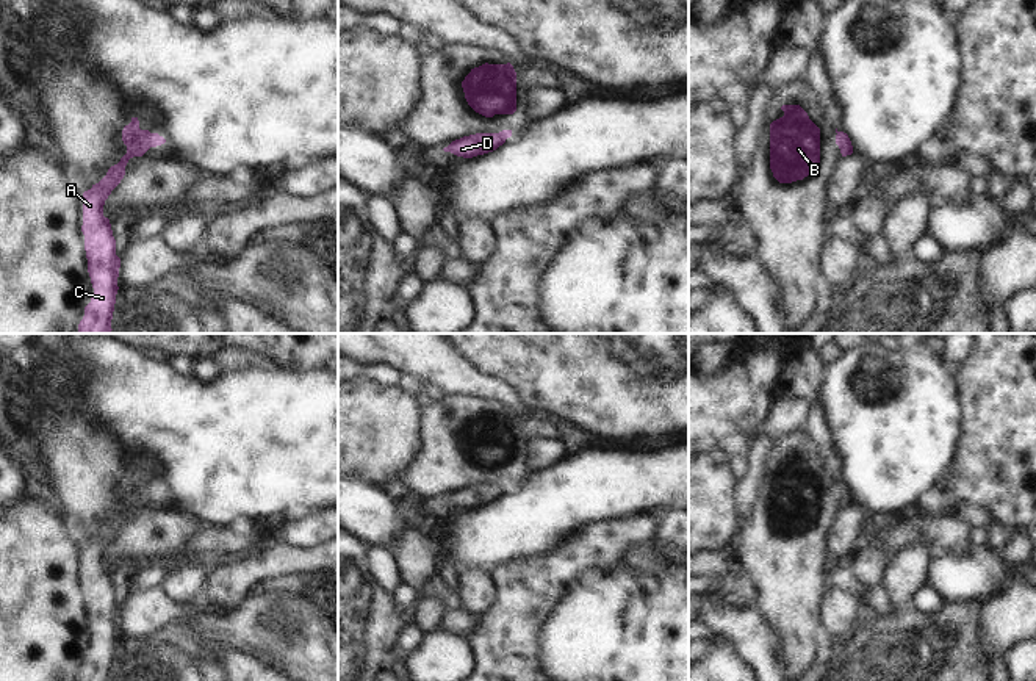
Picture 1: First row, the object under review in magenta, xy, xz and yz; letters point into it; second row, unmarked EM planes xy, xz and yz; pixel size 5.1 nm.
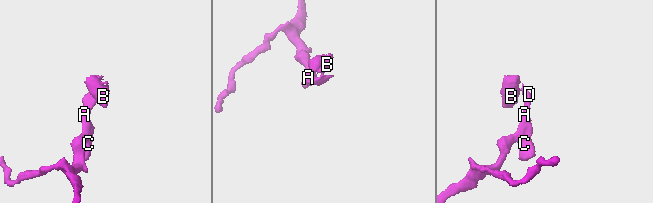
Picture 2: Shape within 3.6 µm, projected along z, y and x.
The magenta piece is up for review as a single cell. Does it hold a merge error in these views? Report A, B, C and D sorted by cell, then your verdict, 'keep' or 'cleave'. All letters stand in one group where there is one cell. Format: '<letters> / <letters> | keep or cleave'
A C D / B | cleave

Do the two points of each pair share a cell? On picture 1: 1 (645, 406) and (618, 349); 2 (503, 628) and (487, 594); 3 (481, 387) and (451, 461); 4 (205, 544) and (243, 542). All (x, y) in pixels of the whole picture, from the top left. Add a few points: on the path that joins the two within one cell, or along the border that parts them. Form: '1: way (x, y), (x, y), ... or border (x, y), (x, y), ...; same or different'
1: way (645, 392), (645, 376), (633, 363); same
2: border (495, 575), (498, 598), (484, 616); different
3: border (445, 393), (493, 398), (512, 407); different
4: way (215, 542), (233, 542); same

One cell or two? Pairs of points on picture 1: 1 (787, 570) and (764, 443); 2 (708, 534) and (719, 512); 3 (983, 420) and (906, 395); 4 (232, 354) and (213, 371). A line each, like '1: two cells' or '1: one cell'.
1: two cells
2: one cell
3: two cells
4: two cells

